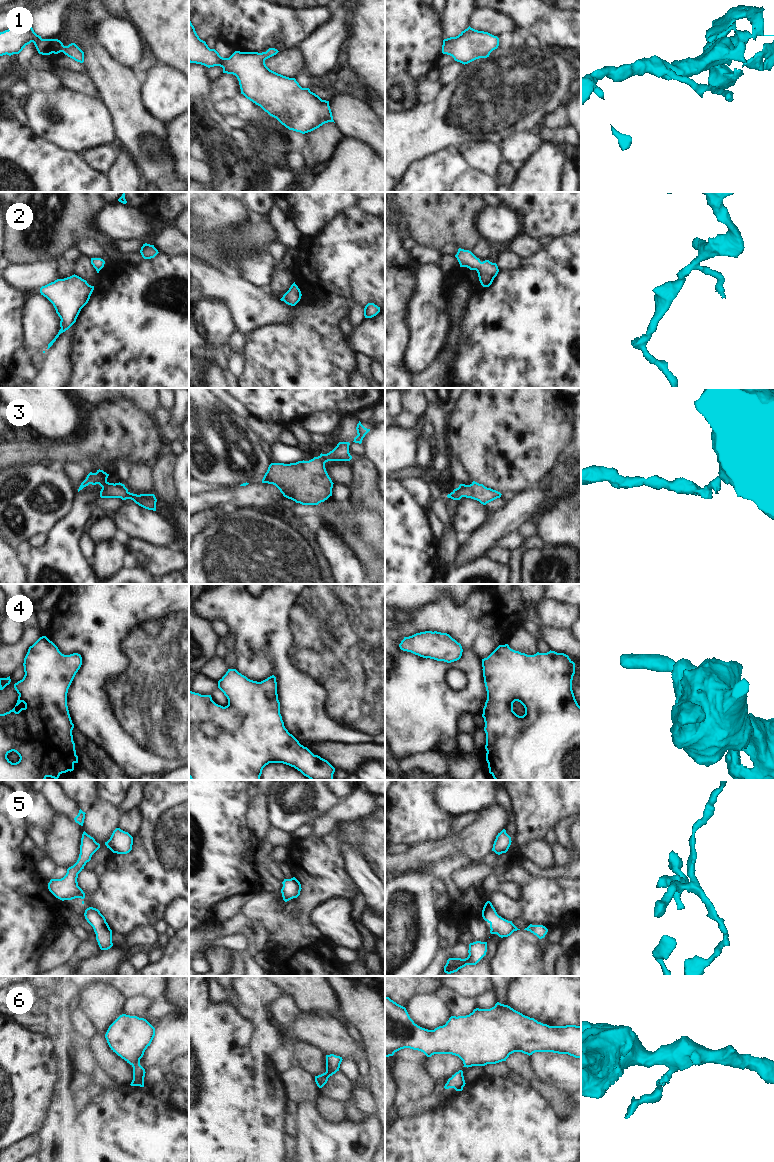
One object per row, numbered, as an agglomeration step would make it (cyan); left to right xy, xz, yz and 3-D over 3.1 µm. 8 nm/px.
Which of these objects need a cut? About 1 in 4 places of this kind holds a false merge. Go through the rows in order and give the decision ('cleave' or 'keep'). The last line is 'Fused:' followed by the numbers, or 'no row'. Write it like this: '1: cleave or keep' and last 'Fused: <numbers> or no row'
1: keep
2: keep
3: keep
4: keep
5: keep
6: keep
Fused: no row

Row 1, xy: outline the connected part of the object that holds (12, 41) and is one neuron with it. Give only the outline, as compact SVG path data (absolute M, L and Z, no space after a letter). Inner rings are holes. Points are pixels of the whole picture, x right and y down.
M14 26L0 32L0 56L19 54L26 45L34 43L39 54L50 55L63 52L77 62L84 62L84 52L75 44L64 46L58 39L42 39L31 26Z

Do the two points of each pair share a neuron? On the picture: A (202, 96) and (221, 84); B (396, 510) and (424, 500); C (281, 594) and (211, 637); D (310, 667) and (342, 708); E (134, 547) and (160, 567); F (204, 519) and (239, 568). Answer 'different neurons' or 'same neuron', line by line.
A: different neurons
B: different neurons
C: different neurons
D: same neuron
E: same neuron
F: different neurons

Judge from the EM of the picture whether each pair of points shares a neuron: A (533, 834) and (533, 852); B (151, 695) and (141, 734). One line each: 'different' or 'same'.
A: different
B: same

